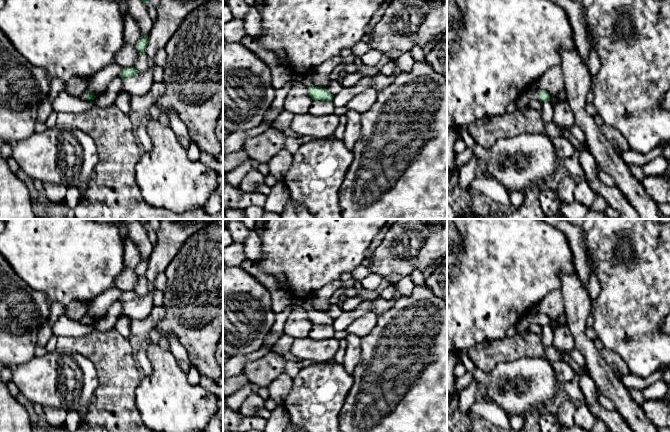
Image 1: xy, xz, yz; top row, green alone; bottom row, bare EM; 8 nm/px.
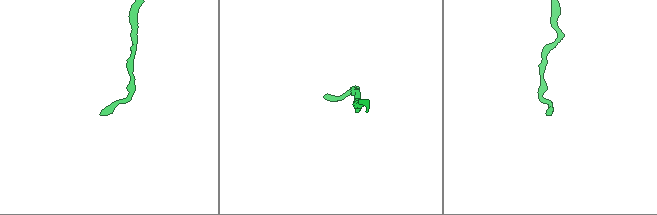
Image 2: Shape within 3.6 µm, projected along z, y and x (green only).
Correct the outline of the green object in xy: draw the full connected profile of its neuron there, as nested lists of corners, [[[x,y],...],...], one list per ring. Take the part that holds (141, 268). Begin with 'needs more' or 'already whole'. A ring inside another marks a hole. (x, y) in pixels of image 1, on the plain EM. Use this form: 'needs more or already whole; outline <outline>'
already whole; outline [[[148,259],[140,261],[140,263],[136,267],[137,275],[138,276],[145,276],[147,267],[148,267]]]

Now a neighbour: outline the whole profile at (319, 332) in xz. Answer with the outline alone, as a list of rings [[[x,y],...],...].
[[[314,324],[309,333],[309,338],[313,340],[327,340],[333,338],[335,332],[332,325]]]

